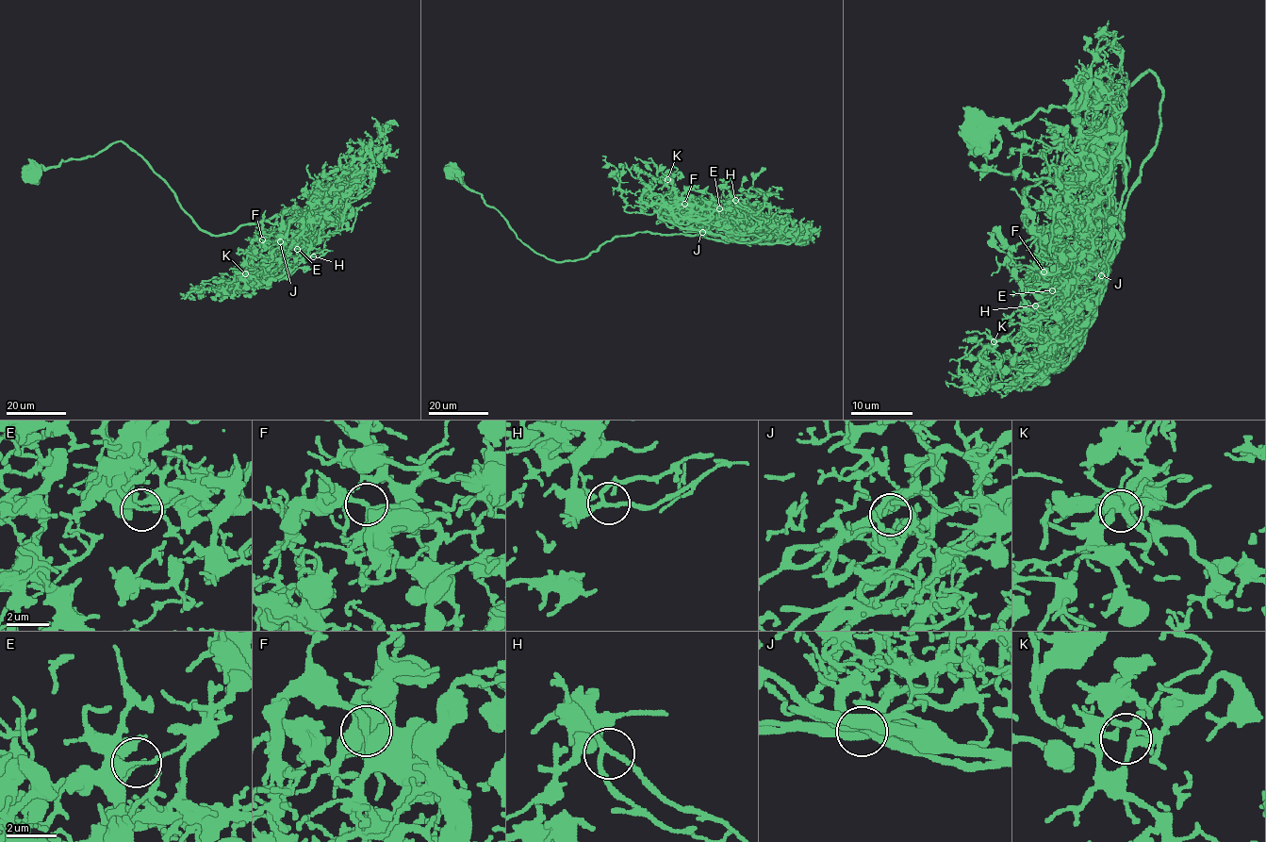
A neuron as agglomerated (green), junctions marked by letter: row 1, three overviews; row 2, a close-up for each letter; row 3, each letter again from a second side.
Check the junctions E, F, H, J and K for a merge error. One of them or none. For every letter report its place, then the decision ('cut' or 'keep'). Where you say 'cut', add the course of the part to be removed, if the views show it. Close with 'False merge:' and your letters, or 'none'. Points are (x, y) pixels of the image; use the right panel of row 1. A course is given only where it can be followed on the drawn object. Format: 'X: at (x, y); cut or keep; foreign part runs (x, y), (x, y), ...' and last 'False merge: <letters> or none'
E: at (1052, 290); cut; foreign part runs (1052, 290), (1095, 281), (1110, 261), (1092, 322), (1062, 359), (1061, 349), (1043, 366), (946, 381)
F: at (1044, 272); keep
H: at (1035, 305); keep
J: at (1101, 275); keep
K: at (994, 341); keep
False merge: E

